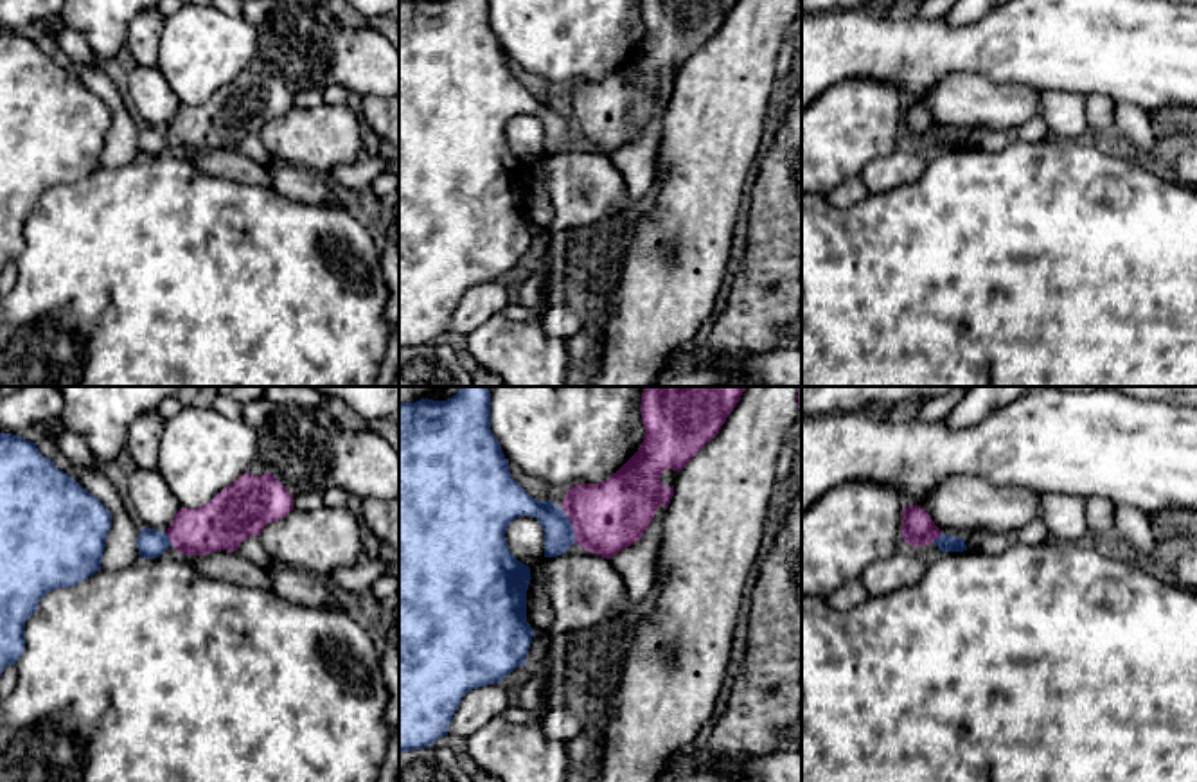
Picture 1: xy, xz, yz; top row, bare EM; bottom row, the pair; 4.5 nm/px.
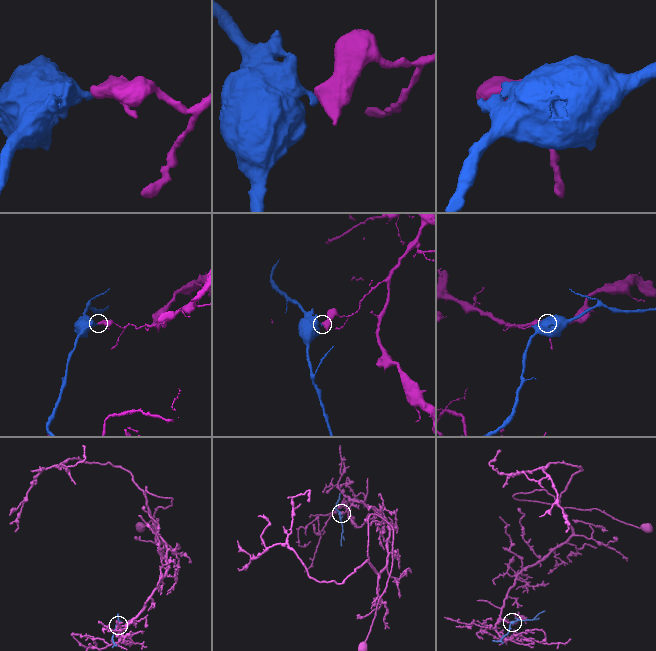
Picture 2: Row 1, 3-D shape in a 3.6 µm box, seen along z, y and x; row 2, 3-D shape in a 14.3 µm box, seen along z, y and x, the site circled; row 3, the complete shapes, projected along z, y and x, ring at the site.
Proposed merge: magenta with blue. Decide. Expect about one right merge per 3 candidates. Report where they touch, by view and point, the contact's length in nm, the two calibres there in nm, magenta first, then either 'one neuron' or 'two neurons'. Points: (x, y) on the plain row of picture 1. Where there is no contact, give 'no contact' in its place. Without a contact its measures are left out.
contact xz (572, 123); length 160 nm; calibres 320 and 130 nm; two neurons

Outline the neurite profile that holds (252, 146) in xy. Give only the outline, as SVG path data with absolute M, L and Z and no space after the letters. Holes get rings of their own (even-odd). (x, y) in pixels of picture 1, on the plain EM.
M252 133L248 137L244 137L241 140L241 144L237 146L237 149L246 155L248 158L268 165L271 162L275 162L275 158L271 156L271 153L268 151L268 147L264 146L262 138L259 133Z

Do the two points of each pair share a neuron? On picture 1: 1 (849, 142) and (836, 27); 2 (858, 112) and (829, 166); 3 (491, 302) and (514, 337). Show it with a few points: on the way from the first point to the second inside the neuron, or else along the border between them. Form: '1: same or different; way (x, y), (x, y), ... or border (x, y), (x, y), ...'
1: different; border (885, 81), (840, 79), (820, 94)
2: same; way (849, 124), (829, 144), (829, 153)
3: different; border (498, 315), (464, 335)

